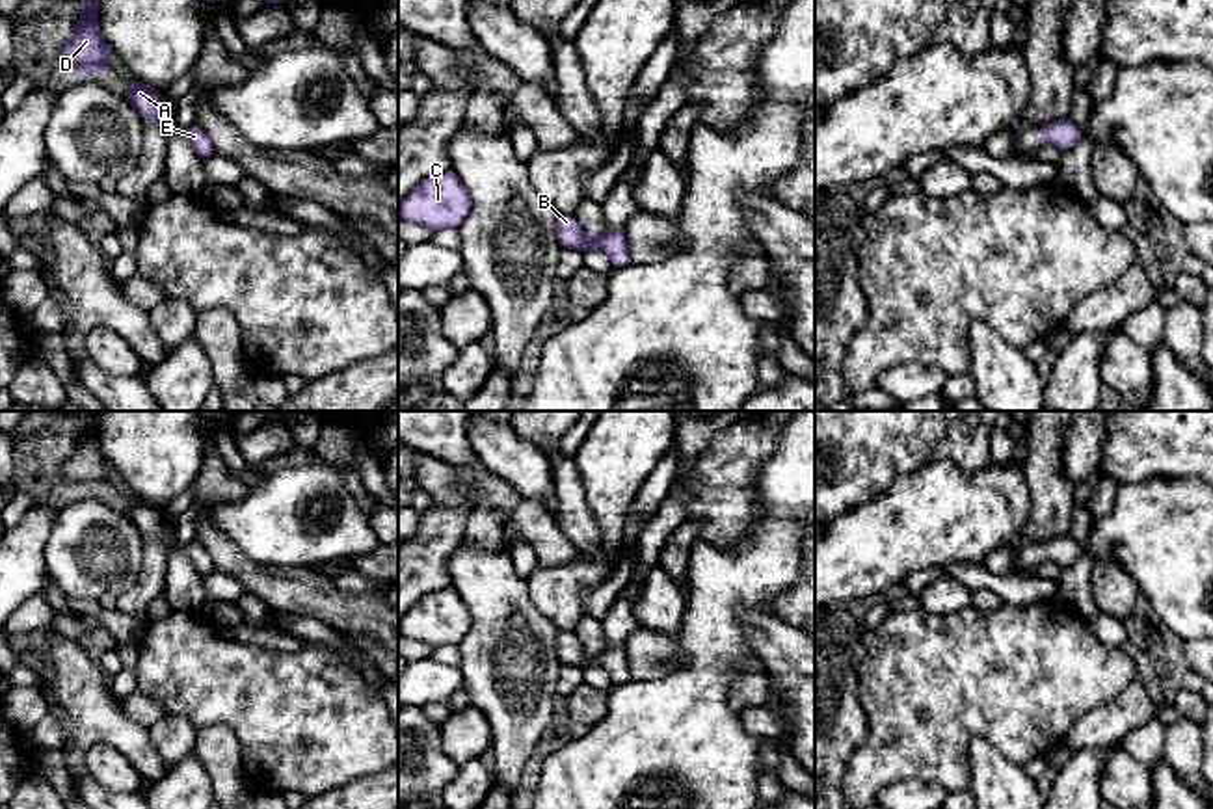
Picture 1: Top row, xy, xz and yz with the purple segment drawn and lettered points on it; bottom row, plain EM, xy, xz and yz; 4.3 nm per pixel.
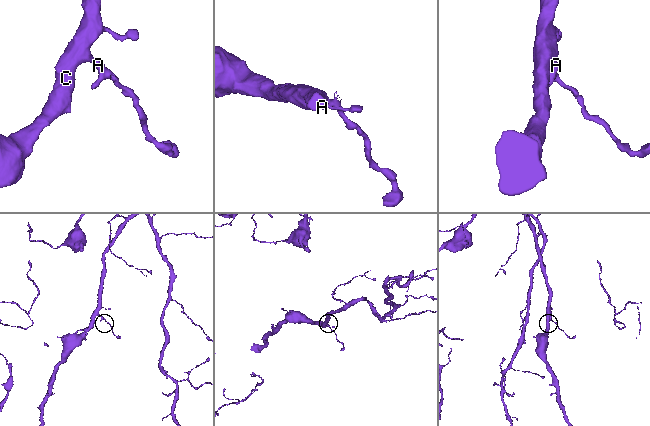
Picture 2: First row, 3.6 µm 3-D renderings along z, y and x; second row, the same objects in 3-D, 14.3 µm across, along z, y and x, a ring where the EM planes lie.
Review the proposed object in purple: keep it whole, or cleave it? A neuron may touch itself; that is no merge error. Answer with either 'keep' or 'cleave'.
keep

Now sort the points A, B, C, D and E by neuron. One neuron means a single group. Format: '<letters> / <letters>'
A B C D E

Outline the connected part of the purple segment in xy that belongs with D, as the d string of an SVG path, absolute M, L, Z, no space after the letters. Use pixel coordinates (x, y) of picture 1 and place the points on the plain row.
M86 411L78 417L86 430L78 433L69 456L61 459L60 474L73 489L113 485L108 459L100 452L99 415L100 411Z

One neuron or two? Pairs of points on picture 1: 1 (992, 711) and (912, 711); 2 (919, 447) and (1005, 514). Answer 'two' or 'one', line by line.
1: one
2: two

